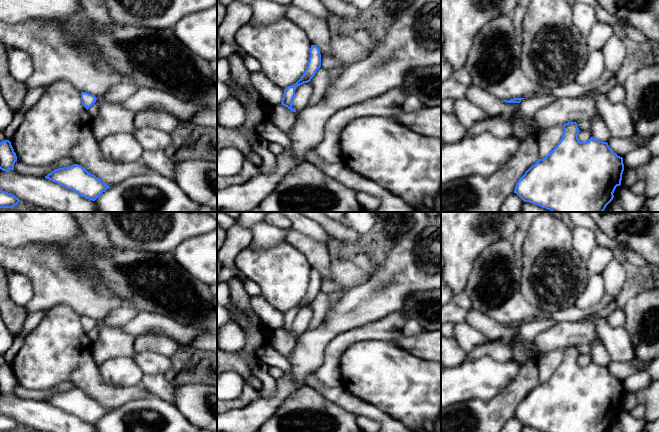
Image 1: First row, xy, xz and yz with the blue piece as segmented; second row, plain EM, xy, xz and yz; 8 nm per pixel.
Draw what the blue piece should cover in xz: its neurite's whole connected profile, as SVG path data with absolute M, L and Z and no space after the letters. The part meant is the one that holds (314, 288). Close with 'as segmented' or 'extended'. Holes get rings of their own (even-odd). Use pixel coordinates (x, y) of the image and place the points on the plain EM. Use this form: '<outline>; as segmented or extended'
M311 269L309 286L304 298L295 307L294 310L288 310L284 313L283 323L281 329L287 331L293 336L296 336L293 332L293 325L295 321L295 312L304 307L308 307L316 298L317 294L321 291L321 278L317 270Z; as segmented

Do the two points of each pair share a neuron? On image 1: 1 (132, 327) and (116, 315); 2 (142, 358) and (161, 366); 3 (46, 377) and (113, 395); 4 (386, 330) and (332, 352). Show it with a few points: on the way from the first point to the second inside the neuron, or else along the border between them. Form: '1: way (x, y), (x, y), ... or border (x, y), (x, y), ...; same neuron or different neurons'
1: border (138, 311), (120, 327); different neurons
2: way (147, 361), (156, 363); same neuron
3: way (63, 375), (84, 375), (96, 387); same neuron
4: way (373, 330), (345, 339); same neuron

